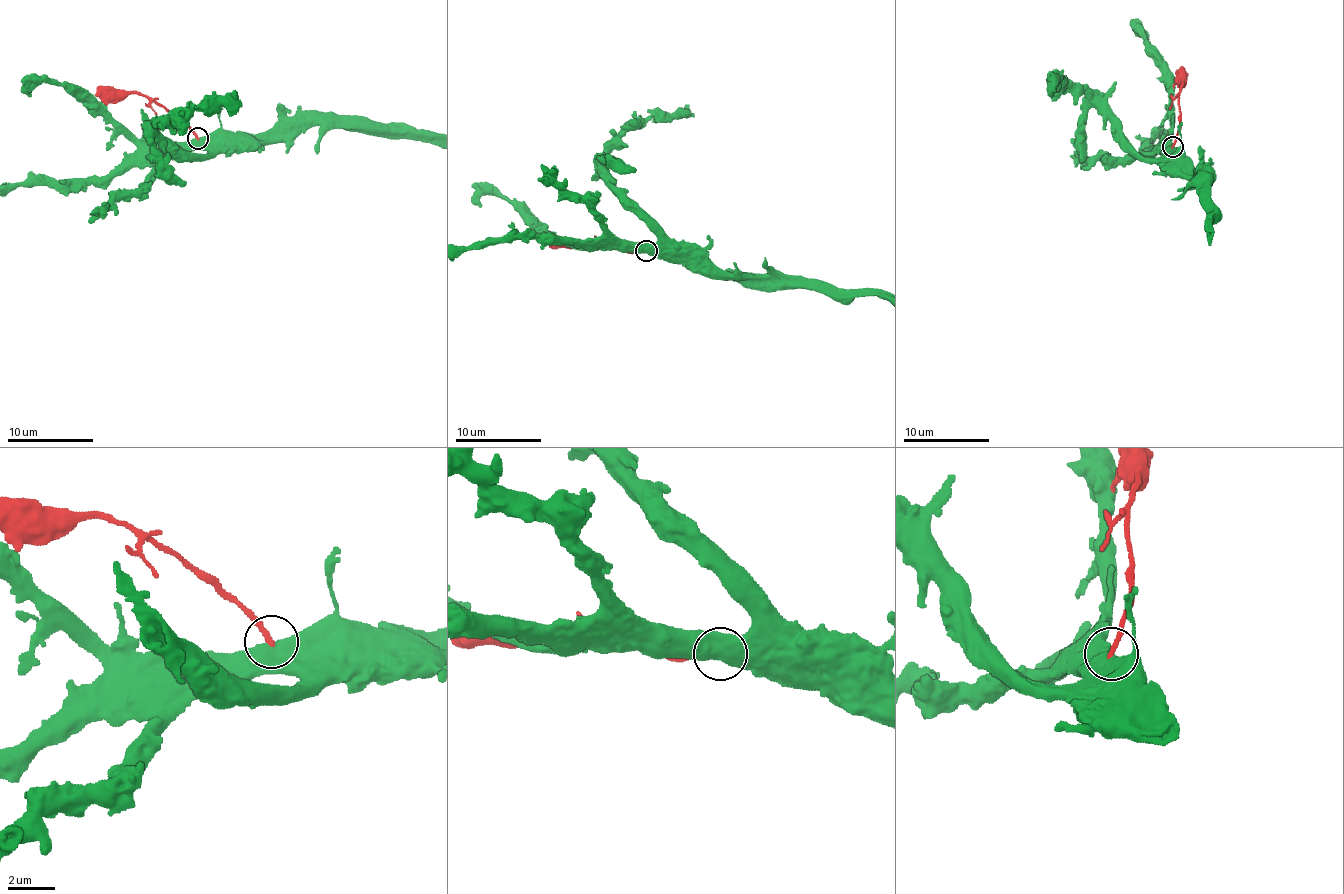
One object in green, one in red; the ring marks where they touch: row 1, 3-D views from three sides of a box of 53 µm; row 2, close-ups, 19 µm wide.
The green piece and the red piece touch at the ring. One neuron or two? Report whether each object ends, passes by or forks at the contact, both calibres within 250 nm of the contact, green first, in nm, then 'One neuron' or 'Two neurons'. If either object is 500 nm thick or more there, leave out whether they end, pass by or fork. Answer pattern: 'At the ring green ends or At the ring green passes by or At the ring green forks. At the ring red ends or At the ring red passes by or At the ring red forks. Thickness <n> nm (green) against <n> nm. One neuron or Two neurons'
Thickness 800 nm (green) against 200 nm. Two neurons

